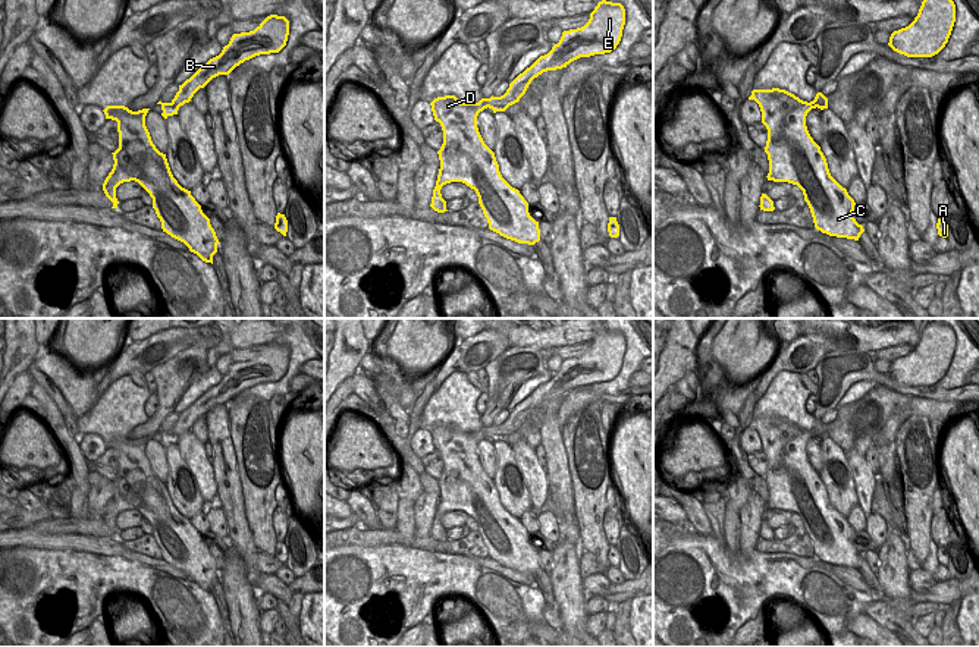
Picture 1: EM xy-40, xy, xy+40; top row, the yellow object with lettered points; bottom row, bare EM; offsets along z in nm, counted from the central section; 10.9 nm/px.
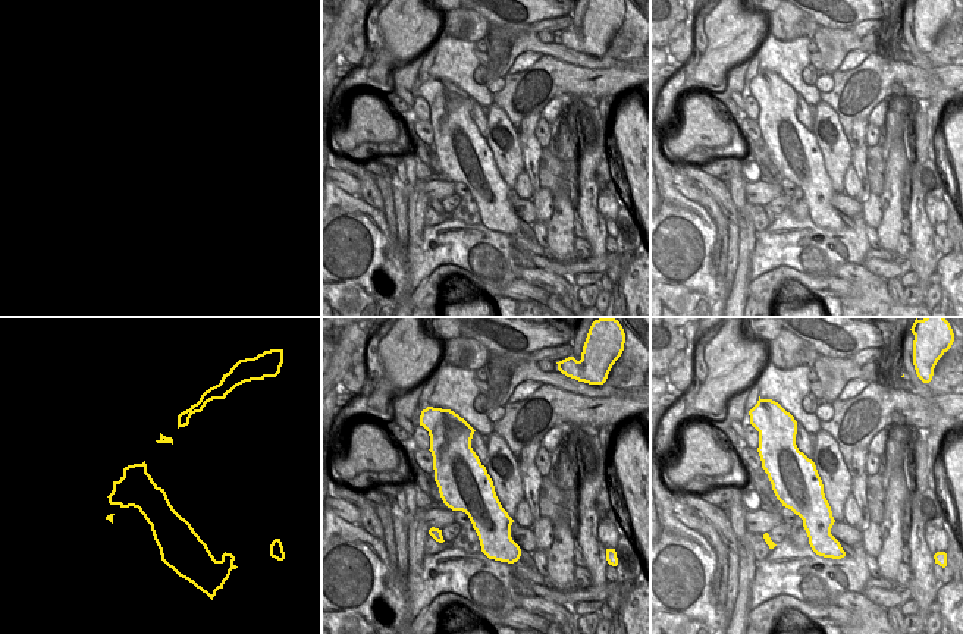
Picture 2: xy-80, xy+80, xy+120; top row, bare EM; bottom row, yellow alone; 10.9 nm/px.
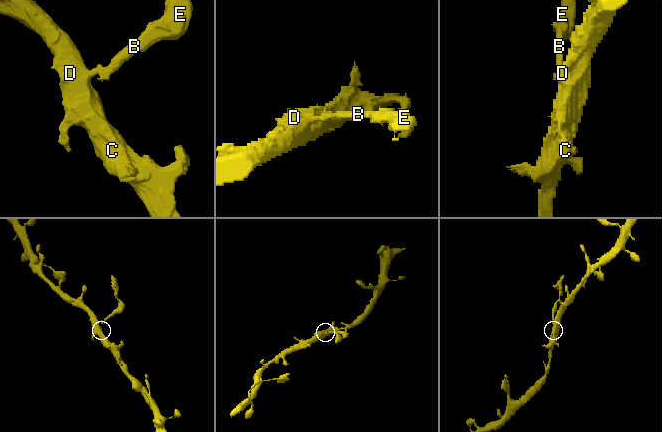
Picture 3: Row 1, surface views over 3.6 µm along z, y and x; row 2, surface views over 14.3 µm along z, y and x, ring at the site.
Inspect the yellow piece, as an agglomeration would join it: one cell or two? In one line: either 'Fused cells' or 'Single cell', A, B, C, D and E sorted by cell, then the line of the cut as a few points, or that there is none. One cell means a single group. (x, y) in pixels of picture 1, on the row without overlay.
Fused cells. Groups: A C D / B E. Split along xy (480, 429), (486, 436).

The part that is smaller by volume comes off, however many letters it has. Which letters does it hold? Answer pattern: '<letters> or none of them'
B, E

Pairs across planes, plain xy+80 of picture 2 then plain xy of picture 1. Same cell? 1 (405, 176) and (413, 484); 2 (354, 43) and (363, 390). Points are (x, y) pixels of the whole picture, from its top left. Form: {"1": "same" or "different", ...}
{"1": "same", "2": "same"}

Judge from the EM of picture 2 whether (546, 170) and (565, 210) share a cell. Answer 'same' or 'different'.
different

